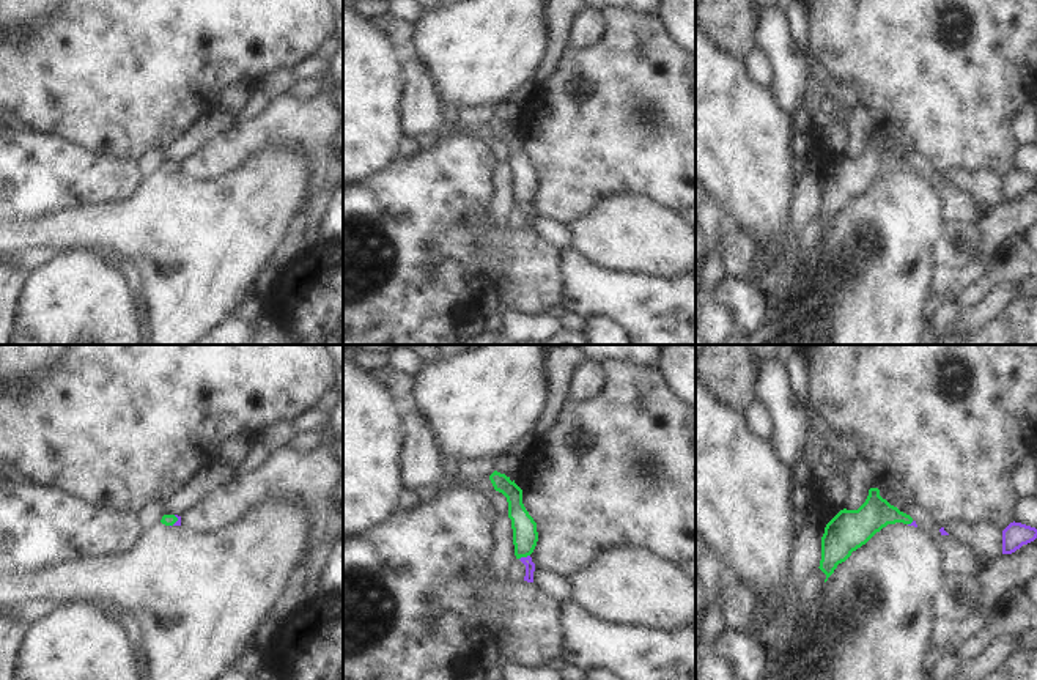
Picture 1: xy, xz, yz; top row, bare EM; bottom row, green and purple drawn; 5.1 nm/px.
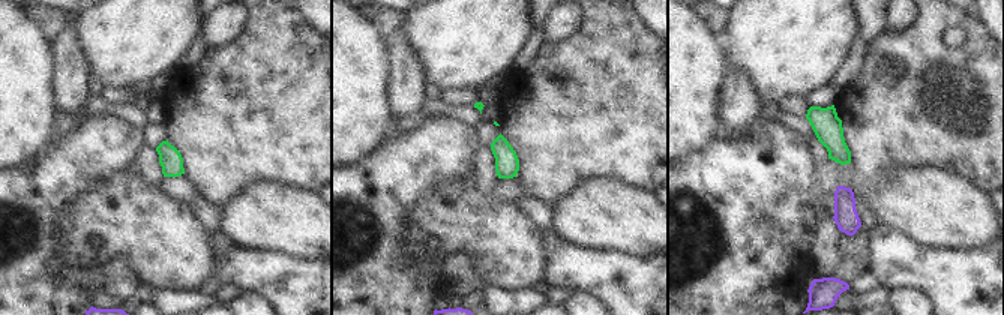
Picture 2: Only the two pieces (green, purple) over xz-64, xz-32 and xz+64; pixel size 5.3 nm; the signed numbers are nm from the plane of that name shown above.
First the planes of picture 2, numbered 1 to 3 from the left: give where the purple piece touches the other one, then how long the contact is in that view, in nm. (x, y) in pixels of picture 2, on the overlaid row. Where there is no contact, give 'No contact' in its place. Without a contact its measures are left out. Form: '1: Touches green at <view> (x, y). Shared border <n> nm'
1: No contact
2: No contact
3: No contact

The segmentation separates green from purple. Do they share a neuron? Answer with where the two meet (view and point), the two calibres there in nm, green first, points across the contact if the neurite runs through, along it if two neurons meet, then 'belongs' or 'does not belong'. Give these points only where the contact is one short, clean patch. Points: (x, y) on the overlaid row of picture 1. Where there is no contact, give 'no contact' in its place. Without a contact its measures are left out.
contact xz (524, 556); calibres 130 and 50 nm; way xz (524, 529), (524, 556), (527, 561); belongs

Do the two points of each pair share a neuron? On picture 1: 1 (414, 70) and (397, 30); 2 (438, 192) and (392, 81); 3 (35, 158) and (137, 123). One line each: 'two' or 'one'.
1: two
2: two
3: two

